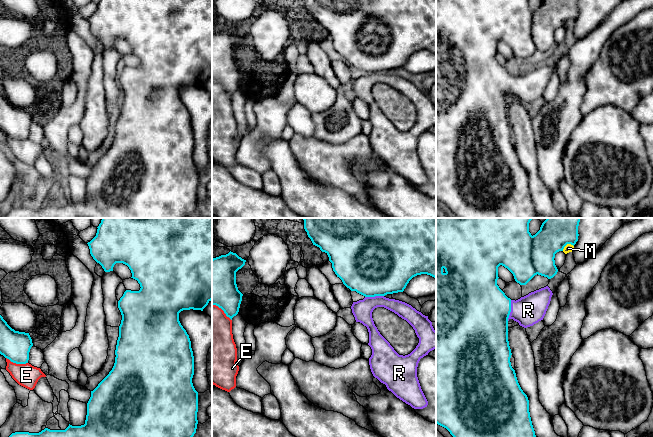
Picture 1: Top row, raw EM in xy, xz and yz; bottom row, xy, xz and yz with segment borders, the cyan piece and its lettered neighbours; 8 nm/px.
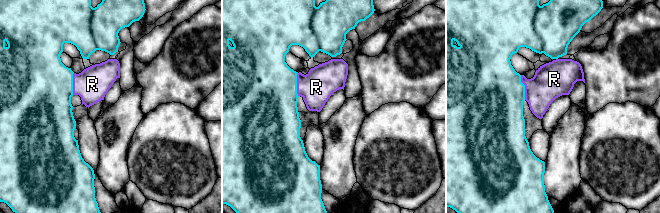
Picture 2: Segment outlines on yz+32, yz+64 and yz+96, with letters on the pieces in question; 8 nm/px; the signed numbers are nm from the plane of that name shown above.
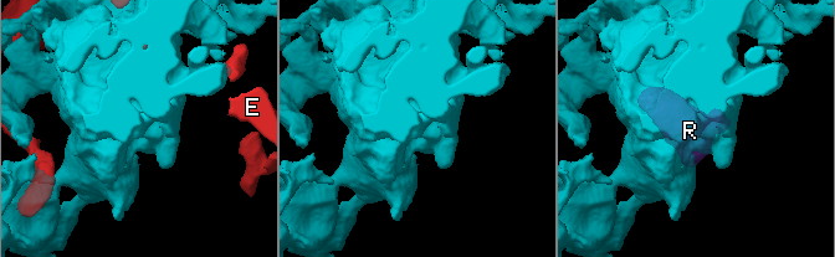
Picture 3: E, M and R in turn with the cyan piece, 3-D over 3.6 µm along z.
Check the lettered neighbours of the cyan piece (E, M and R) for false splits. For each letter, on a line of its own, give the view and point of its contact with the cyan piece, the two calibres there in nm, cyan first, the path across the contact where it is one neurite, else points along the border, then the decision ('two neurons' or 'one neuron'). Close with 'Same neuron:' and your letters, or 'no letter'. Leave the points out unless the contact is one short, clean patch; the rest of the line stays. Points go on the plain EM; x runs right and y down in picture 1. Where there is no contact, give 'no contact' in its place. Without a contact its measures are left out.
E: xy (17, 139) | 240/190 nm | two neurons
M: yz (567, 19) | 280/70 nm | two neurons
R: yz (510, 86) | 480/240 nm | across yz (479, 86), (510, 86), (528, 86) | one neuron
Same neuron: R

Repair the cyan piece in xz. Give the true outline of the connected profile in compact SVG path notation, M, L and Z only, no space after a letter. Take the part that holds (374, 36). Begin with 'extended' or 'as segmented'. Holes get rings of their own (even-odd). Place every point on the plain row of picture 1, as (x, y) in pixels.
extended | M304 0L304 5L313 21L328 31L333 47L343 60L351 67L356 67L365 73L363 76L353 78L351 85L356 98L366 102L369 108L368 121L372 125L369 141L373 152L385 160L387 165L397 174L412 184L423 185L427 183L428 177L417 153L417 143L421 134L436 125L436 107L428 92L423 91L405 78L389 75L385 72L403 68L409 57L417 51L427 50L436 54L436 0ZM377 83L384 83L394 88L413 103L419 114L419 119L410 130L399 131L380 110L372 94L372 88Z

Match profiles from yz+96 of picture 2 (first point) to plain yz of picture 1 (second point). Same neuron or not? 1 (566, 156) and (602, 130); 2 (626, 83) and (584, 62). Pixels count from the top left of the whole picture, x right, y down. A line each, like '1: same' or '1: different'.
1: different
2: different

